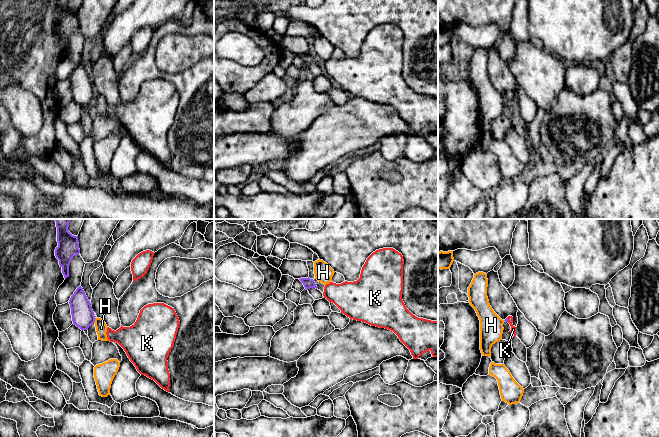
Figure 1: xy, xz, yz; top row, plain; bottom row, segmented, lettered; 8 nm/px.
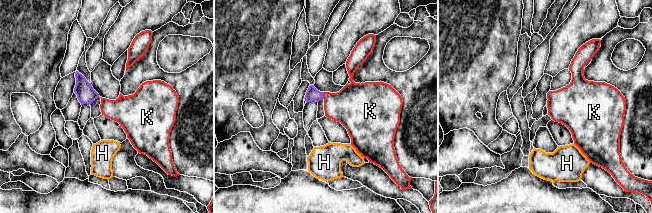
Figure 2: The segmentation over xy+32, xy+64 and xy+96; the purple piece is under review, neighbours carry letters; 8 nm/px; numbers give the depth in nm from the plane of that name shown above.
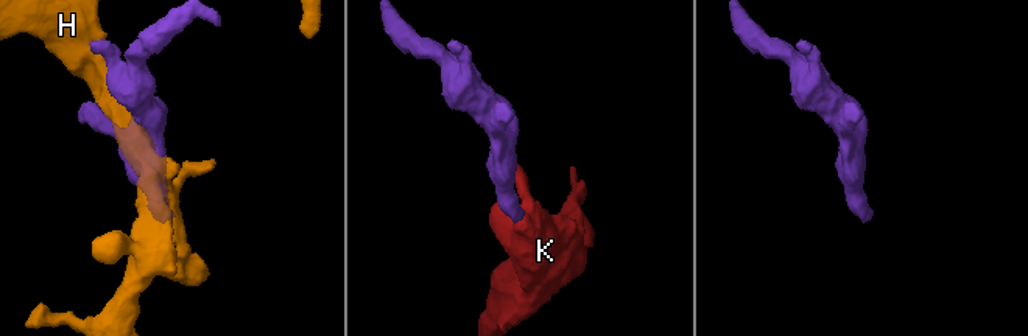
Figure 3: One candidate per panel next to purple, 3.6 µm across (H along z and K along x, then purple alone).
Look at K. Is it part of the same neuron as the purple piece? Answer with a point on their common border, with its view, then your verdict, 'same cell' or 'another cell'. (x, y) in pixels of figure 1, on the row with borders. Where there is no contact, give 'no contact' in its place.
yz (507, 320) | same cell

